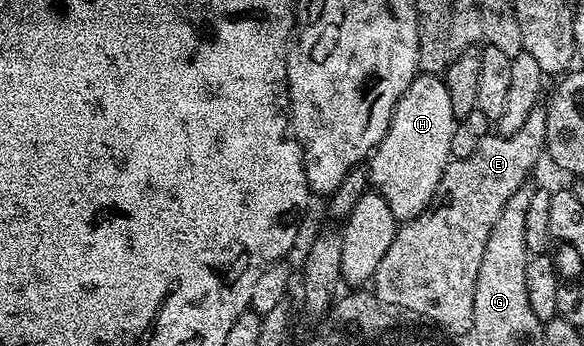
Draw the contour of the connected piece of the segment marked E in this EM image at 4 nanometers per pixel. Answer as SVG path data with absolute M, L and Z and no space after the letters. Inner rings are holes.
M539 108L528 116L528 124L520 132L509 136L486 134L472 156L450 161L438 185L438 203L410 222L401 223L388 252L384 252L384 260L380 260L372 279L379 303L383 307L401 304L420 310L426 322L437 319L474 326L476 280L480 260L484 260L484 244L488 244L492 224L500 220L508 196L527 185L526 177L538 157L543 157L545 148L546 111Z

